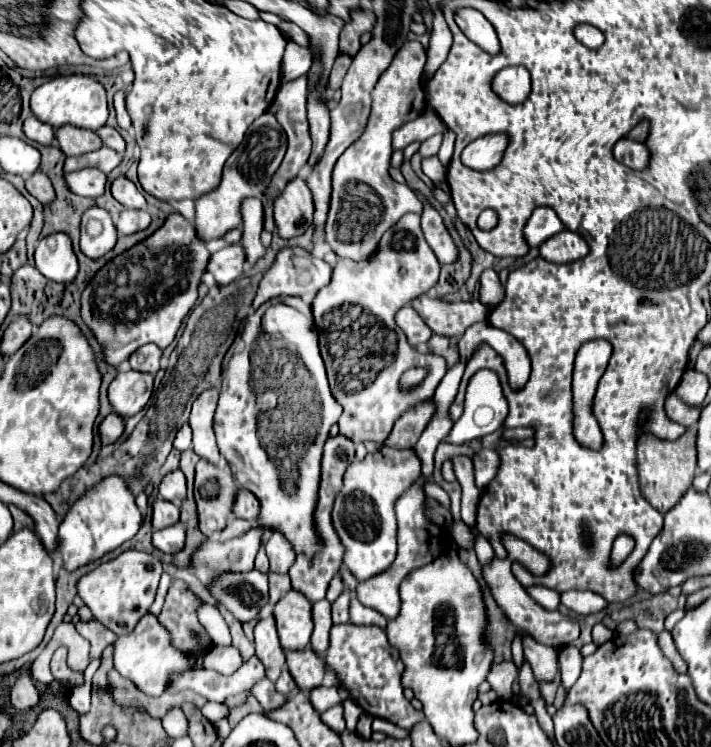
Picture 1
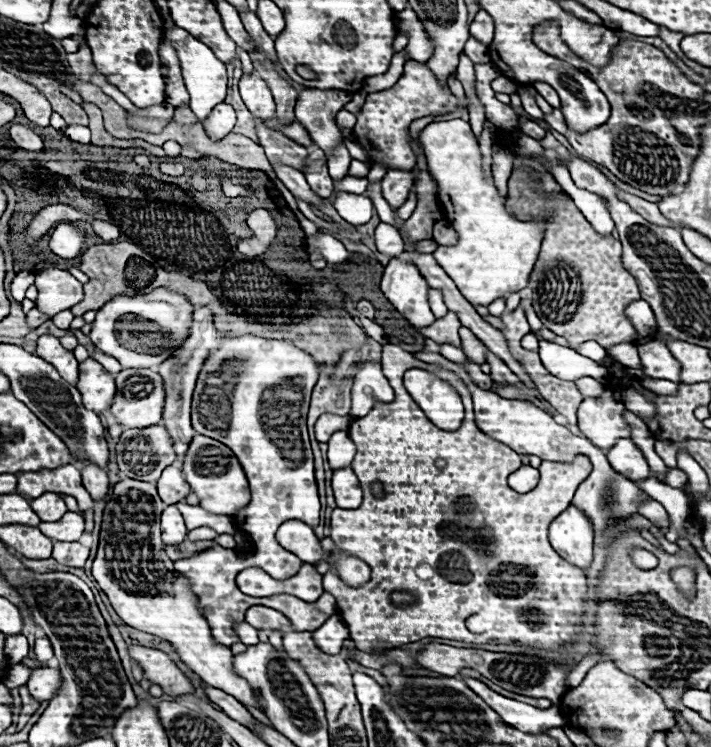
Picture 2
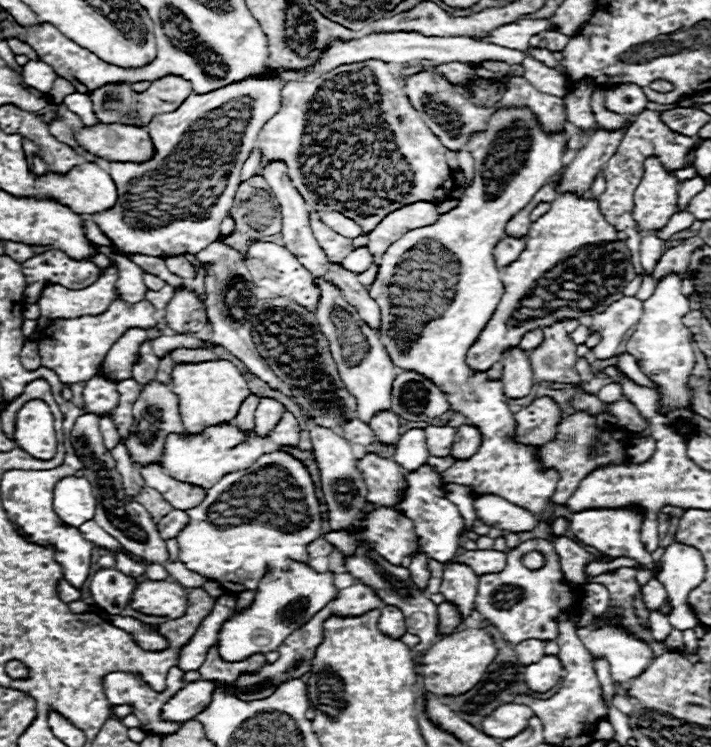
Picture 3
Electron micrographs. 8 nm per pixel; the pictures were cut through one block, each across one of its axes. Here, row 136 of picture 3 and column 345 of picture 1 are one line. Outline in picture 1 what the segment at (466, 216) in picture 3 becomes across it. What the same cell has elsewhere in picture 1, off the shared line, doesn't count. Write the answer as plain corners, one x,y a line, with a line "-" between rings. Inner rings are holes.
382,446
378,452
368,454
362,462
352,462
348,466
348,470
344,474
344,486
336,494
336,500
334,500
332,524
334,524
334,530
336,530
336,534
344,546
344,566
360,582
380,574
382,570
386,570
394,562
394,558
396,558
396,534
398,534
394,502
400,494
404,494
404,490
408,490
408,486
412,486
412,482
416,478
422,476
420,468
422,468
422,462
420,462
416,450
410,450
410,448
396,450
390,446

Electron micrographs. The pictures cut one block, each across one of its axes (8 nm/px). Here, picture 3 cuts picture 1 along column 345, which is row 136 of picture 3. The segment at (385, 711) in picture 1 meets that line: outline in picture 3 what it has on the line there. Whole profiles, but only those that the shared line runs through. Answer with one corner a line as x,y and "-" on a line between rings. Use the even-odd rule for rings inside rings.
652,110
640,112
636,116
636,120
630,124
630,128
626,130
626,134
624,134
620,146
618,146
618,152
604,166
606,190
600,194
600,206
602,206
602,212
604,212
606,220
610,224
614,224
616,230
626,232
628,236
634,236
638,232
638,224
632,218
632,208
634,208
632,194
642,180
644,160
650,158
650,156
658,156
668,170
676,172
686,162
686,154
688,154
686,150
690,150
692,144
694,144
692,138
688,138
684,134
678,134
678,132
672,132
668,126
664,126
658,112
652,112

